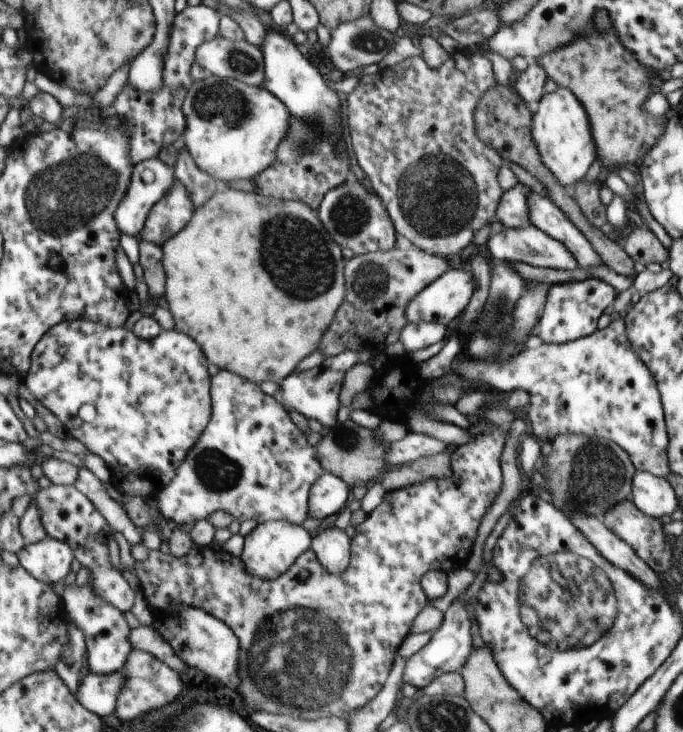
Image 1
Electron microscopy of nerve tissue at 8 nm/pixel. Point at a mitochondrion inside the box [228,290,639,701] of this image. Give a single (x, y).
(542, 588)

